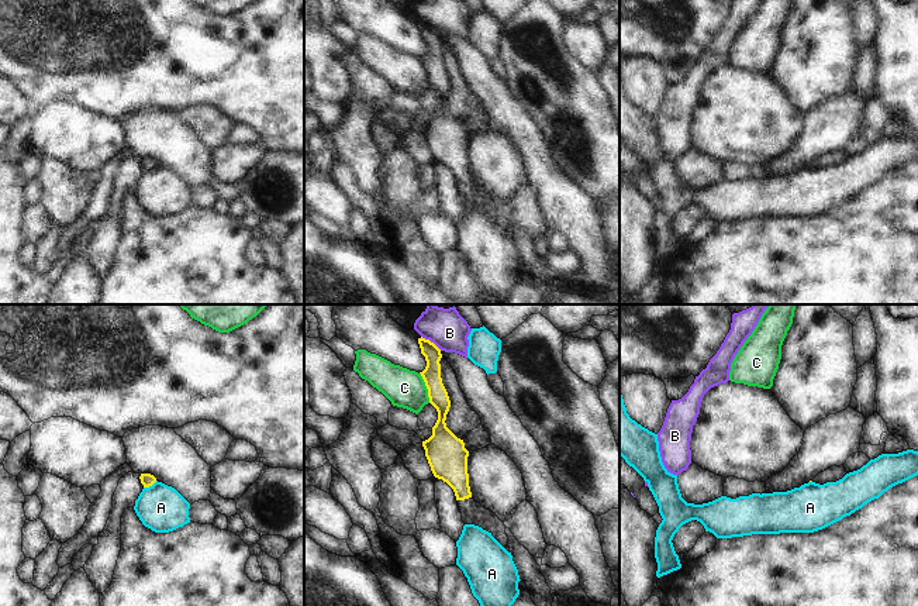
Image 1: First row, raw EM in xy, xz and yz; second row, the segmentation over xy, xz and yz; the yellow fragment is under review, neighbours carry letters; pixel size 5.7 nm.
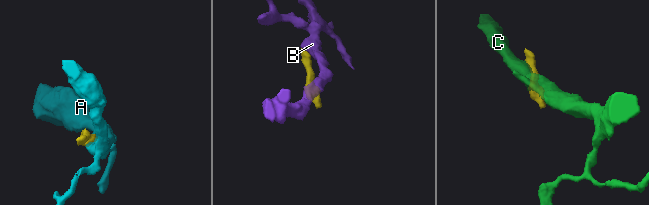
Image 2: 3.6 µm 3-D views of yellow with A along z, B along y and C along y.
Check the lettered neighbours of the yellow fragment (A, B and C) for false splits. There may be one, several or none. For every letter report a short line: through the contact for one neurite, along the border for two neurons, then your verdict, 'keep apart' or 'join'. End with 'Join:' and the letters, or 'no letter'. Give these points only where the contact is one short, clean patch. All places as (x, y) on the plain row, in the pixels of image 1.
A: line xy (156, 165), (144, 172); keep apart
B: line xz (421, 20), (441, 34); keep apart
C: line xz (420, 57), (430, 86); keep apart
Join: no letter

